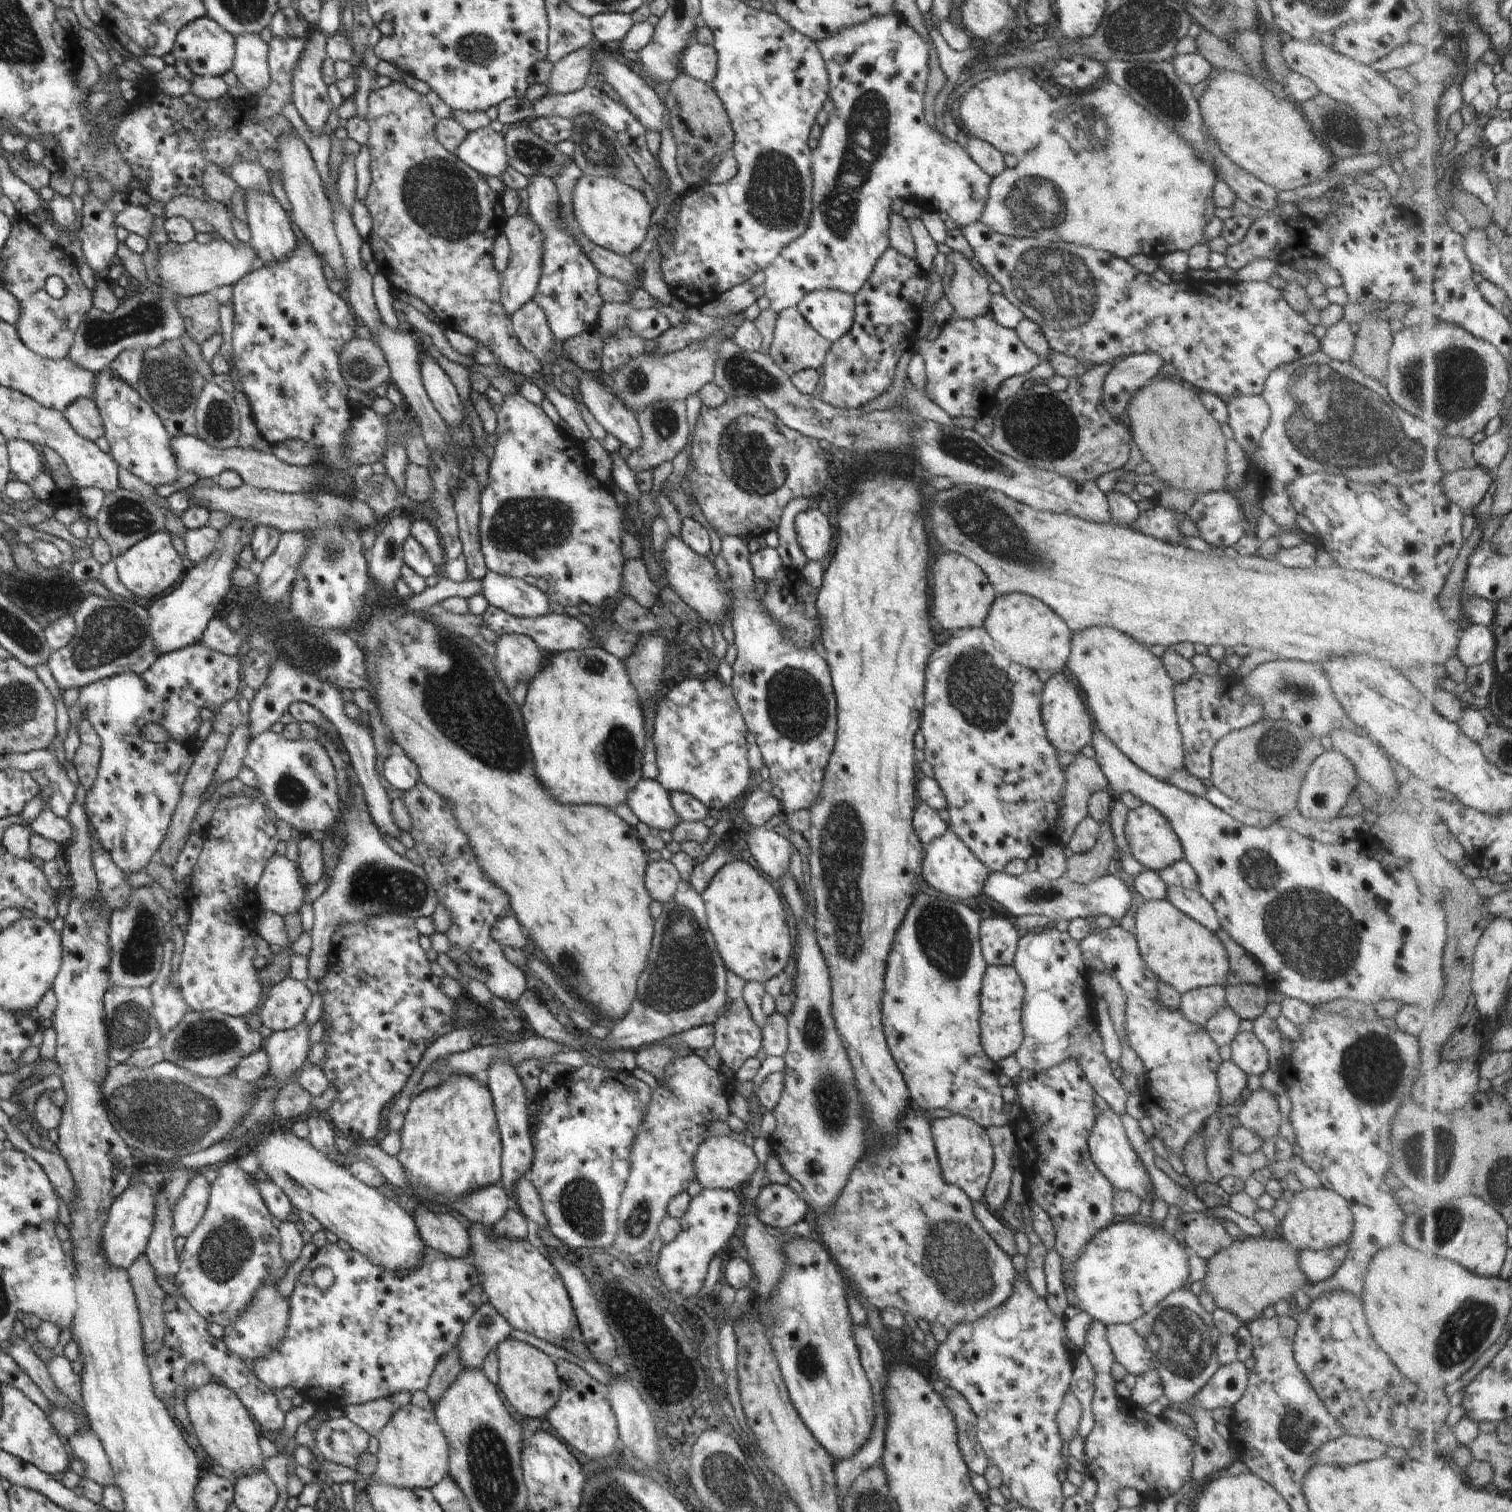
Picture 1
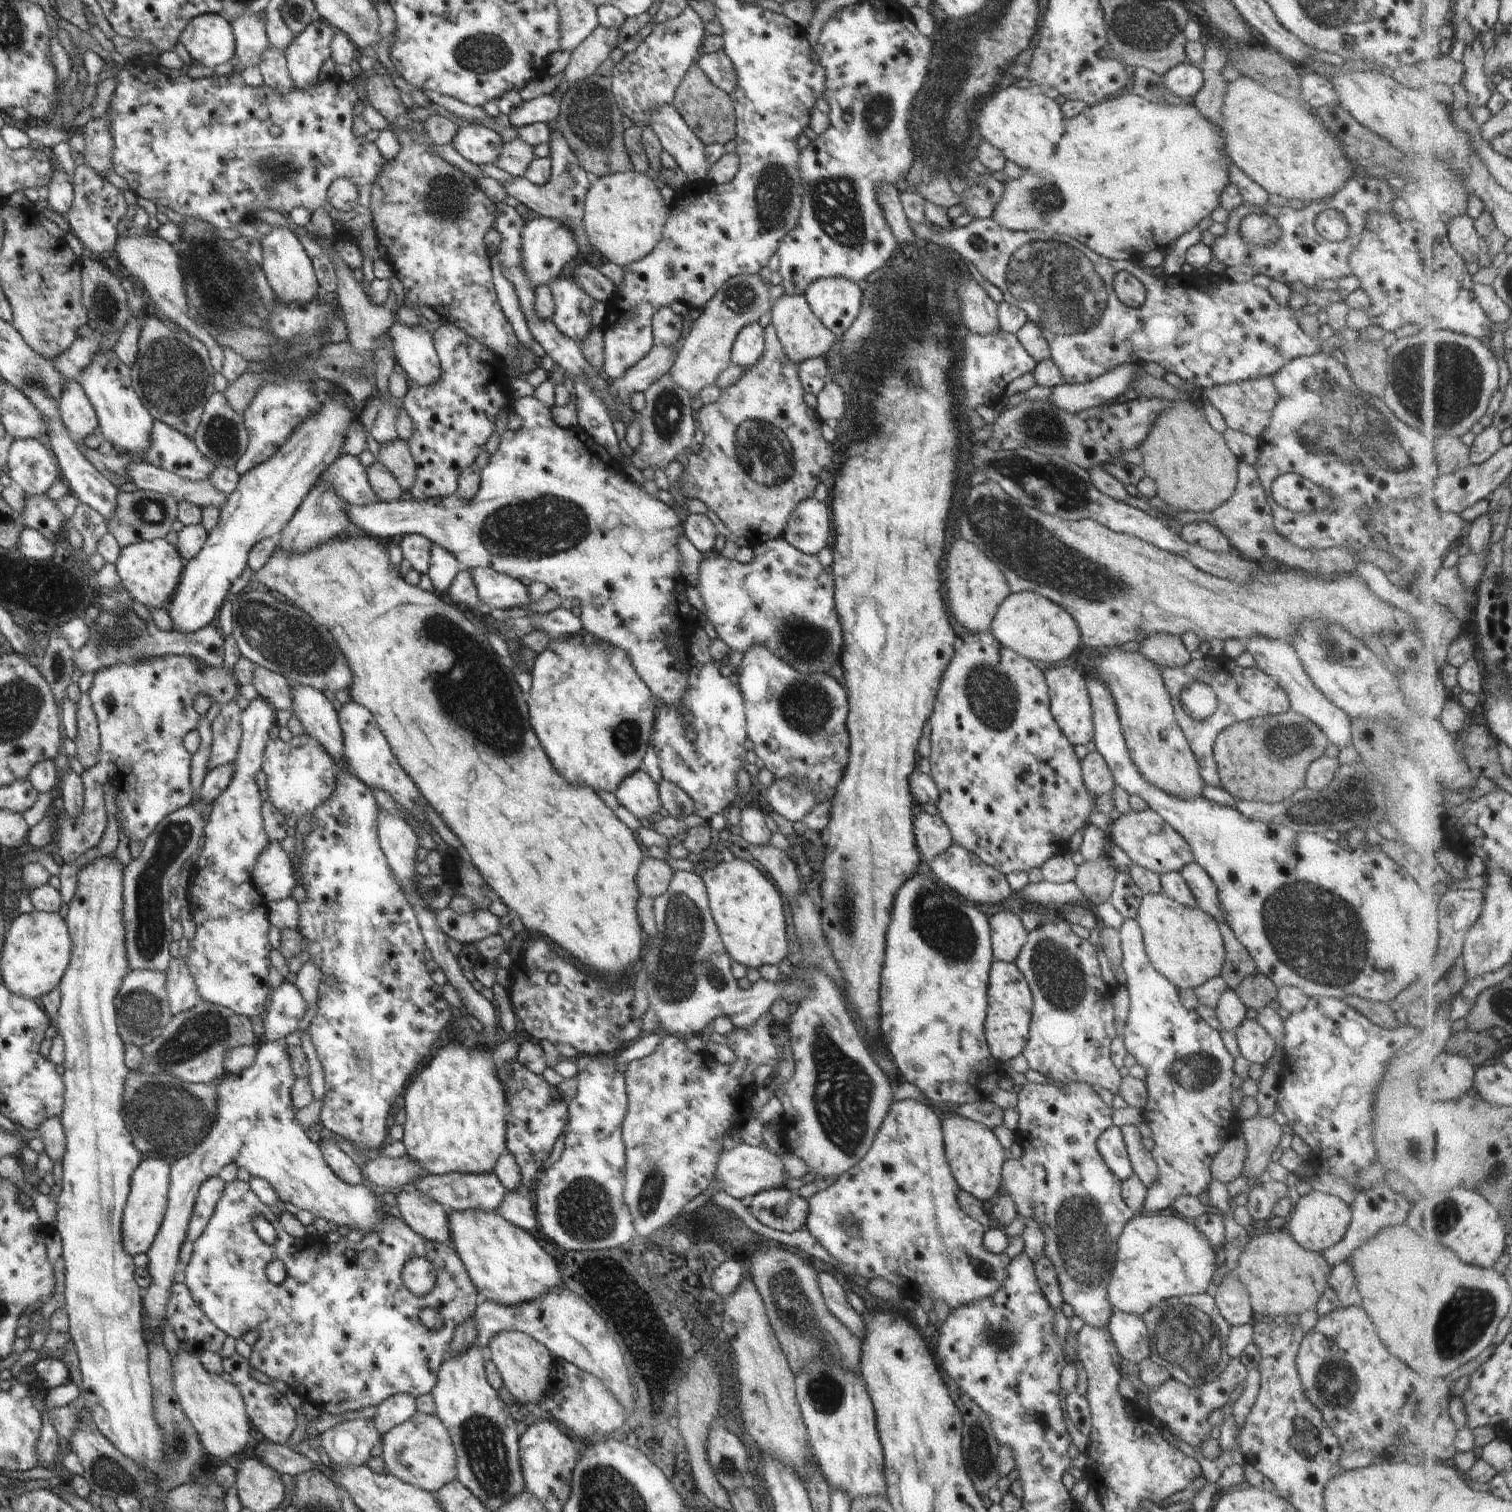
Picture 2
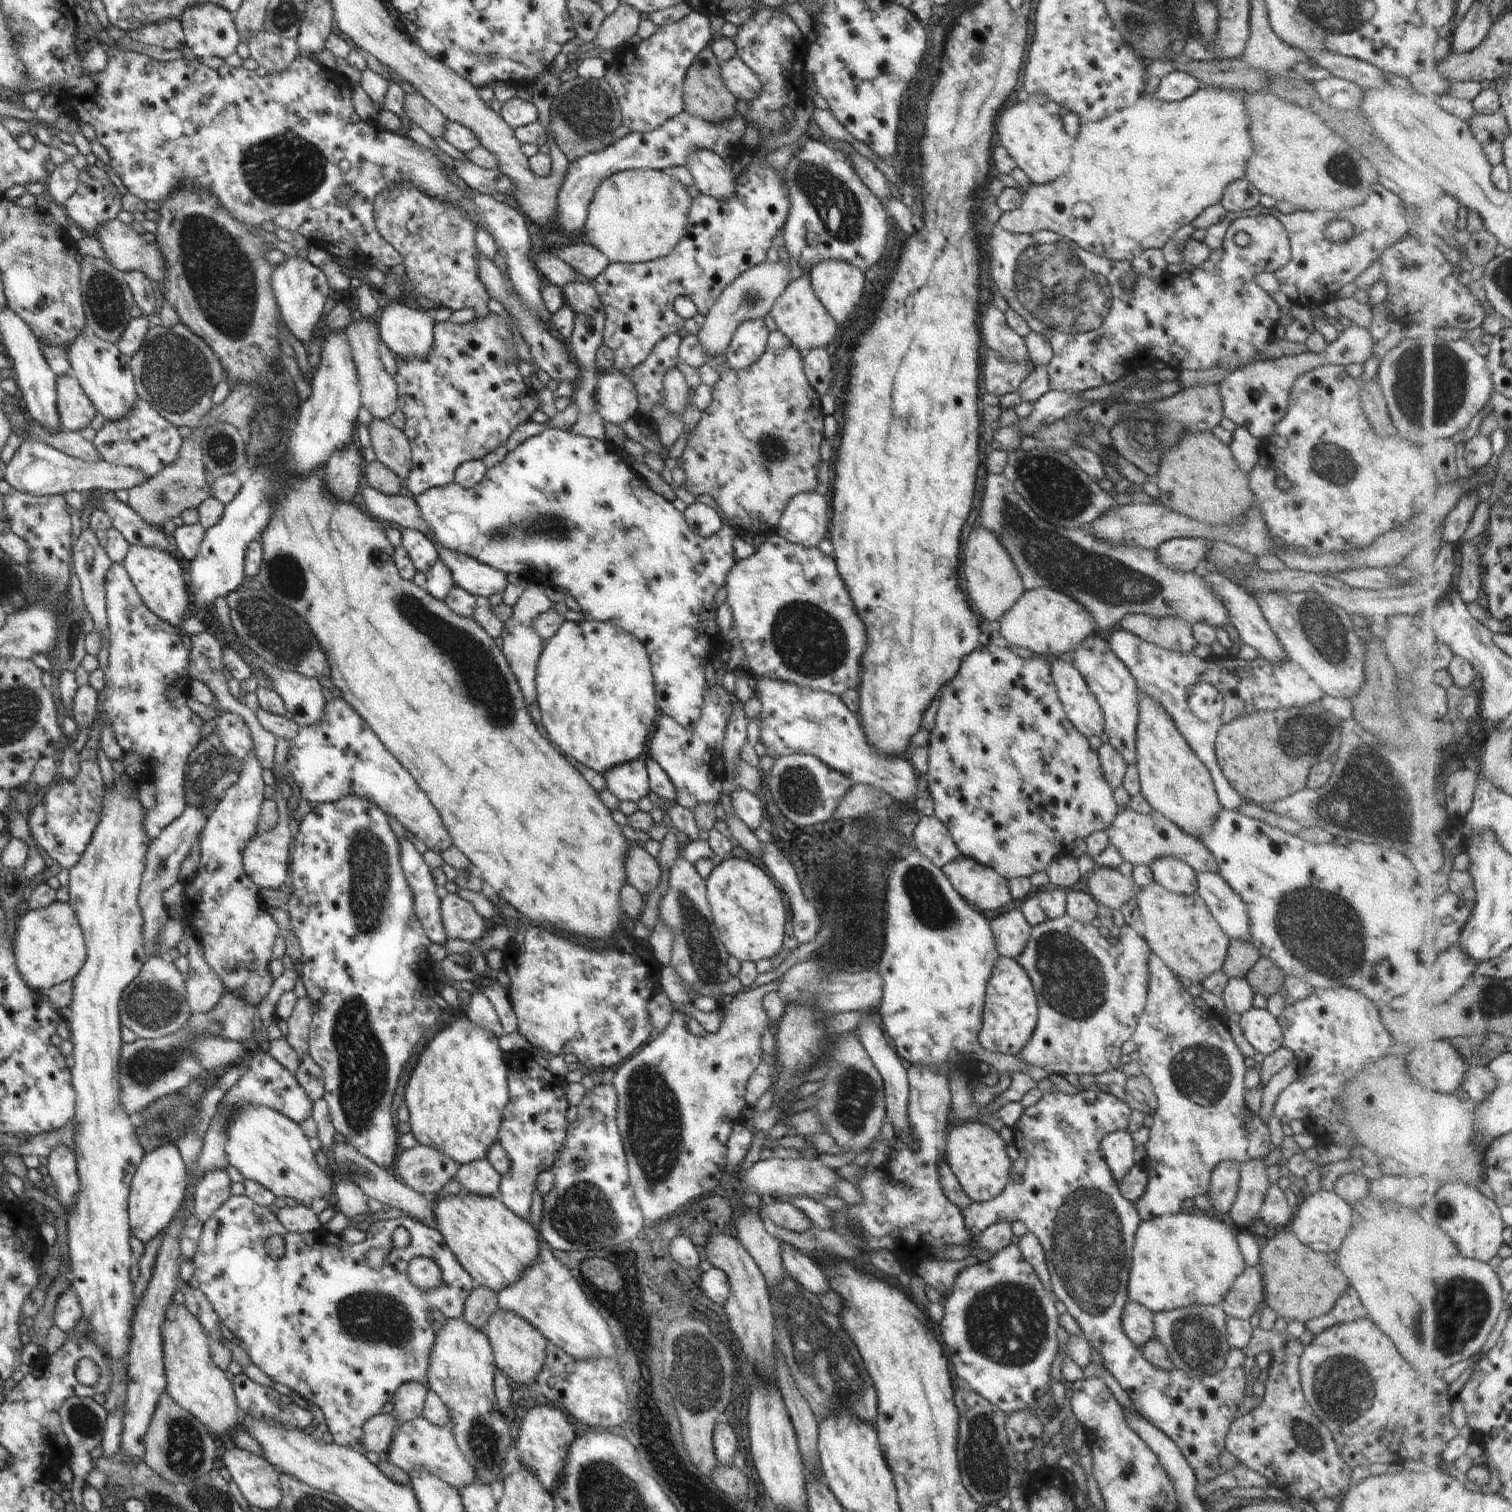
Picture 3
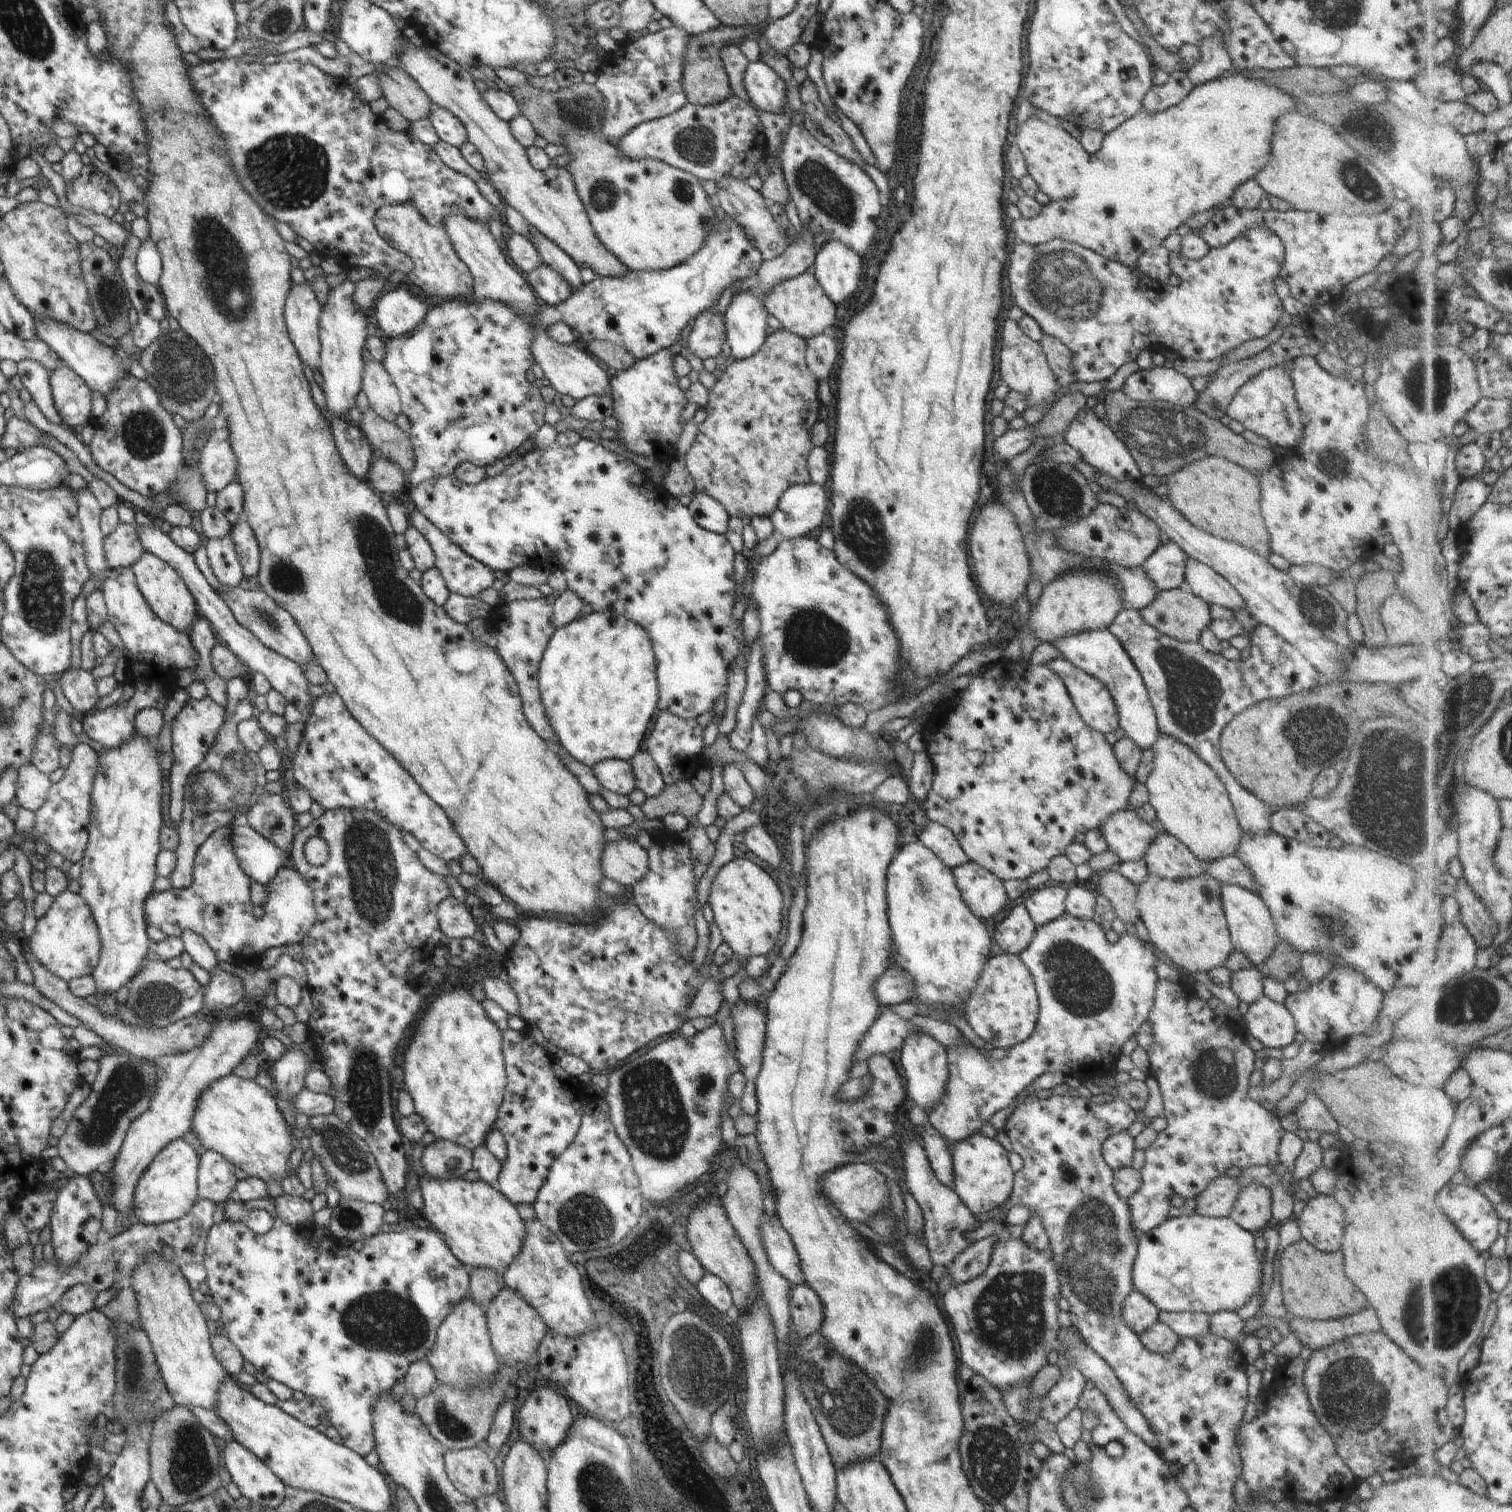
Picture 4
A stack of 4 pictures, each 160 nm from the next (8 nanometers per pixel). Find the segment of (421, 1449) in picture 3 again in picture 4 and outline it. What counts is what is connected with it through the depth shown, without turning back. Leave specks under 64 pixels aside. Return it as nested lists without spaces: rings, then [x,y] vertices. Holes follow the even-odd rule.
[[[483,1446],[445,1451],[445,1471],[452,1484],[475,1501],[486,1495],[499,1495],[498,1474],[492,1455]]]

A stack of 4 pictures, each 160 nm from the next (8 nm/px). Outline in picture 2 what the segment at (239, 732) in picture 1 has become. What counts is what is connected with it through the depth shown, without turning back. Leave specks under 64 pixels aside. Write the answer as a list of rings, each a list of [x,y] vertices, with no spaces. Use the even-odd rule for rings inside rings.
[[[230,762],[228,765],[220,765],[212,769],[204,779],[200,790],[197,792],[195,801],[184,808],[175,810],[173,813],[166,815],[160,824],[146,837],[143,842],[140,855],[131,860],[131,862],[123,868],[123,919],[125,922],[125,947],[127,950],[127,959],[129,962],[129,972],[133,970],[153,970],[165,972],[169,969],[171,962],[171,954],[169,953],[170,943],[173,941],[170,934],[170,927],[173,918],[169,913],[169,898],[171,890],[174,886],[176,875],[188,861],[190,856],[199,848],[199,843],[203,838],[204,810],[206,805],[213,803],[230,784],[232,775],[235,771],[235,763]]]

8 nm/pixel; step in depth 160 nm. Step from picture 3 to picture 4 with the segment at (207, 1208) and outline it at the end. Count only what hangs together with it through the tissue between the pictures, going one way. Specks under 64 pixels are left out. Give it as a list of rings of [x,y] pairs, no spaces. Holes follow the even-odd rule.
[[[203,1150],[199,1155],[197,1174],[198,1199],[208,1199],[215,1204],[226,1202],[238,1181],[234,1173],[235,1164],[221,1154]]]

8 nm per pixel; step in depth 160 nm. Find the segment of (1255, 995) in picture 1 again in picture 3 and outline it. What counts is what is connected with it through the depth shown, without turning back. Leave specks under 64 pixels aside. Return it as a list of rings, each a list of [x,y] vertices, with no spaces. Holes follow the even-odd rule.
[[[1260,956],[1258,962],[1245,974],[1245,979],[1254,989],[1255,994],[1260,993],[1267,998],[1277,992],[1283,993],[1285,974],[1271,959]]]

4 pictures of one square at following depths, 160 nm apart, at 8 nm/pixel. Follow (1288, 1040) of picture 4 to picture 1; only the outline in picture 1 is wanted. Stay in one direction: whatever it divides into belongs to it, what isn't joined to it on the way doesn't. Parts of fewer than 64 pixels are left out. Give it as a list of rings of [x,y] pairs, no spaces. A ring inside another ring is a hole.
[[[1238,1031],[1229,1044],[1232,1050],[1231,1061],[1248,1074],[1262,1074],[1267,1070],[1268,1053],[1266,1047],[1254,1035],[1253,1031]]]

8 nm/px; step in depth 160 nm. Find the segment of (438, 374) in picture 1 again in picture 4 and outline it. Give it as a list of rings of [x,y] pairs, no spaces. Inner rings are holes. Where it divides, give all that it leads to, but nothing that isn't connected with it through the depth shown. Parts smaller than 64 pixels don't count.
[[[392,289],[374,304],[380,335],[388,338],[409,334],[422,320],[428,308],[409,289]]]

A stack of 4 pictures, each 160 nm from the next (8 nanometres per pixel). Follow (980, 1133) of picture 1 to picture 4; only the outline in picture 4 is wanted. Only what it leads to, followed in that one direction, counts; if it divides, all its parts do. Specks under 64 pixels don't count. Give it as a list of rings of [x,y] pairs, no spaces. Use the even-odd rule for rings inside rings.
[[[976,1133],[955,1143],[950,1147],[950,1153],[953,1160],[952,1189],[975,1215],[996,1211],[1010,1198],[1015,1172],[1010,1167],[1008,1152],[998,1141]]]

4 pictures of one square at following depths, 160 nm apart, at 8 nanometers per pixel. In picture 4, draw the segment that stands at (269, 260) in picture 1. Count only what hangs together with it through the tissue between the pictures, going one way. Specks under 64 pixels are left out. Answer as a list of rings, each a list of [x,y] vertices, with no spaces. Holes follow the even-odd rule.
[[[312,281],[302,285],[293,284],[287,294],[284,318],[288,336],[298,350],[301,362],[319,370],[321,342],[319,339],[319,316],[321,305],[311,288]]]

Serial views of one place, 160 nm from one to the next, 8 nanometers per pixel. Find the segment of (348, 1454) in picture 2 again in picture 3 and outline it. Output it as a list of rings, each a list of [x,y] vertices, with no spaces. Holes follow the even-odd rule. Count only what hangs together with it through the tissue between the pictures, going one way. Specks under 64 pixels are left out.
[[[382,1413],[369,1418],[363,1426],[362,1444],[365,1451],[373,1450],[385,1455],[392,1442],[392,1437],[399,1431],[401,1424],[394,1413]]]

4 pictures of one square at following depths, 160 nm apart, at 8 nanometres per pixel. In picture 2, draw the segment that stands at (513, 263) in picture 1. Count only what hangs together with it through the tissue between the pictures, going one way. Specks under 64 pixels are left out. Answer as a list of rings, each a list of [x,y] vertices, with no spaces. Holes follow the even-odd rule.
[[[539,217],[525,222],[521,237],[522,266],[533,285],[549,283],[552,278],[556,278],[562,272],[562,268],[568,262],[572,262],[572,258],[578,256],[579,246],[574,233],[559,220]]]

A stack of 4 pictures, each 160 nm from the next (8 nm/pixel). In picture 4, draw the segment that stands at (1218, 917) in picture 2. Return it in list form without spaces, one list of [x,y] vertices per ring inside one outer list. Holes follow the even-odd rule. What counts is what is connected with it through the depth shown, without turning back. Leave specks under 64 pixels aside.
[[[1226,883],[1221,884],[1221,899],[1234,950],[1245,954],[1255,967],[1260,966],[1275,951],[1276,943],[1279,941],[1266,903],[1258,893]]]

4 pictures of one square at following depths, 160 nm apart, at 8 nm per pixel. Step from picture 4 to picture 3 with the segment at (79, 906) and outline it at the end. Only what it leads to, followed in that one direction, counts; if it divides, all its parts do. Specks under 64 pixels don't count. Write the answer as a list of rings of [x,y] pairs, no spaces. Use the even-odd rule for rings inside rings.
[[[53,902],[43,909],[30,909],[24,916],[18,917],[15,940],[13,941],[15,965],[20,976],[32,990],[41,993],[54,985],[73,980],[80,972],[86,960],[87,950],[85,938],[76,918],[74,909],[69,903]]]

